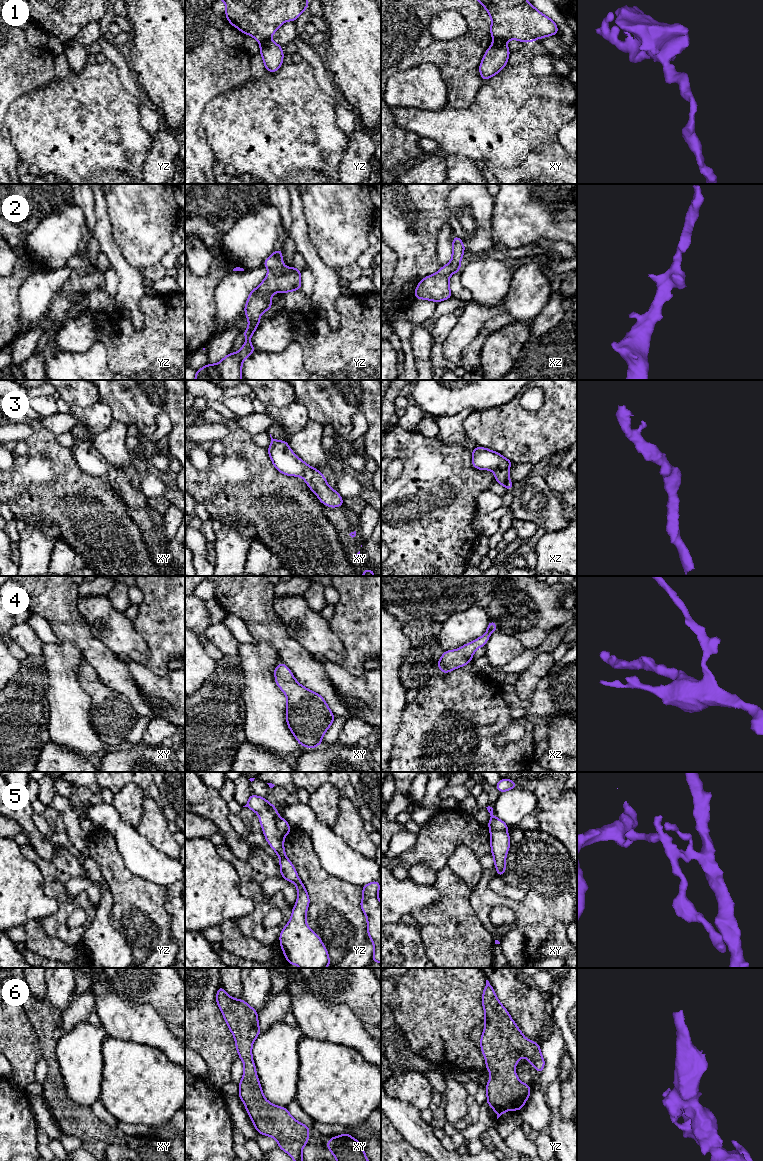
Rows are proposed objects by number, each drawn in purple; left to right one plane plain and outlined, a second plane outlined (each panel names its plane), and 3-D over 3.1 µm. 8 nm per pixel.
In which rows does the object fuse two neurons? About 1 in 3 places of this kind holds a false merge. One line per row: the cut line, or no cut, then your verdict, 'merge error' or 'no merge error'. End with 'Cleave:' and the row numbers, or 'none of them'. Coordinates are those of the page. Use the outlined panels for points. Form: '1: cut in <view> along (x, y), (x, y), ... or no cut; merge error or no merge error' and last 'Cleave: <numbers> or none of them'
1: cut in xy along (494, 39), (503, 39), (505, 41); merge error
2: no cut; no merge error
3: no cut; no merge error
4: no cut; no merge error
5: cut in yz along (278, 815), (275, 825), (283, 836); merge error
6: no cut; no merge error
Cleave: 1, 5

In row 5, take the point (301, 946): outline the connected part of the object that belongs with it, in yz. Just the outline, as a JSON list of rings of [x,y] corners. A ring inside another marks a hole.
[[[251,794],[245,806],[259,815],[259,821],[268,844],[280,859],[281,877],[296,884],[298,897],[289,922],[282,929],[280,947],[286,961],[300,968],[326,968],[331,965],[328,951],[320,937],[306,923],[310,899],[295,867],[284,851],[284,836],[276,826],[278,810],[264,797]]]

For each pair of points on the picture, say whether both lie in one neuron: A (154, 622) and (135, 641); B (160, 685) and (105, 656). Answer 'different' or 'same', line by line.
A: different
B: different

